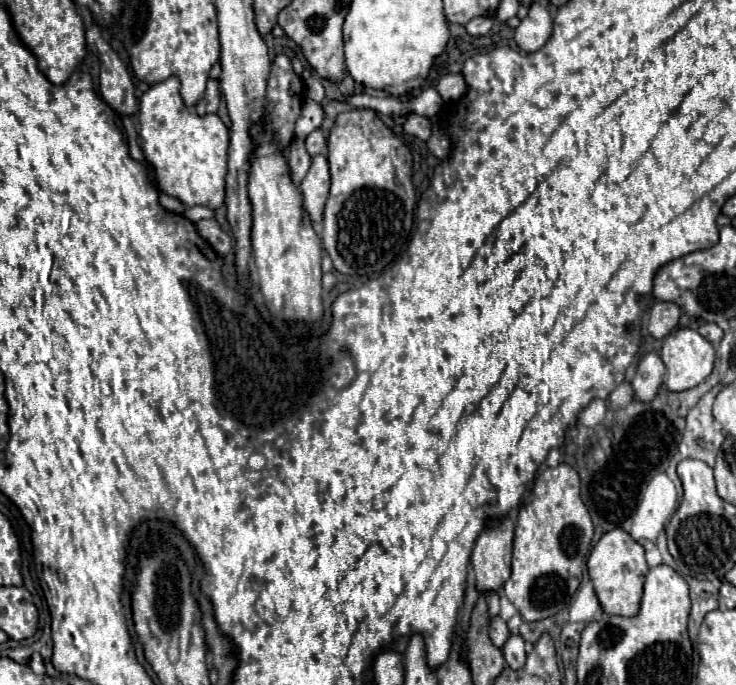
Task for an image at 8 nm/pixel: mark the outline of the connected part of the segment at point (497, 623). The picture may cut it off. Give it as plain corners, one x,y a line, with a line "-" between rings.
493,616
489,624
489,638
493,640
493,644
503,646
507,642
507,636
509,636
509,630
507,630
505,620
501,616

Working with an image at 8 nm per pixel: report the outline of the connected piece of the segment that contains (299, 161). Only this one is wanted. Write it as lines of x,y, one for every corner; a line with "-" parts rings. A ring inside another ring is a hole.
297,138
292,140
286,151
291,178
299,186
309,170
311,156
306,150
305,143

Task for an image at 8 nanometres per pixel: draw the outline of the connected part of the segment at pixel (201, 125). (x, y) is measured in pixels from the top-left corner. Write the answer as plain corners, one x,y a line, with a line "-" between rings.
169,76
167,80
153,84
139,100
139,136
143,138
143,154
153,164
157,184
161,192
179,198
185,206
207,206
219,208
225,200
225,174
227,174
227,146
229,146
229,130
217,114
199,116
193,108
185,106
179,94
179,78

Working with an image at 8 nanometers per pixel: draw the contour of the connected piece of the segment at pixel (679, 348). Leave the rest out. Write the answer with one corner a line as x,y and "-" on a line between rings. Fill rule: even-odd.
679,328
663,340
661,358
667,368
665,386
671,392
683,392
711,374
715,350
697,330

